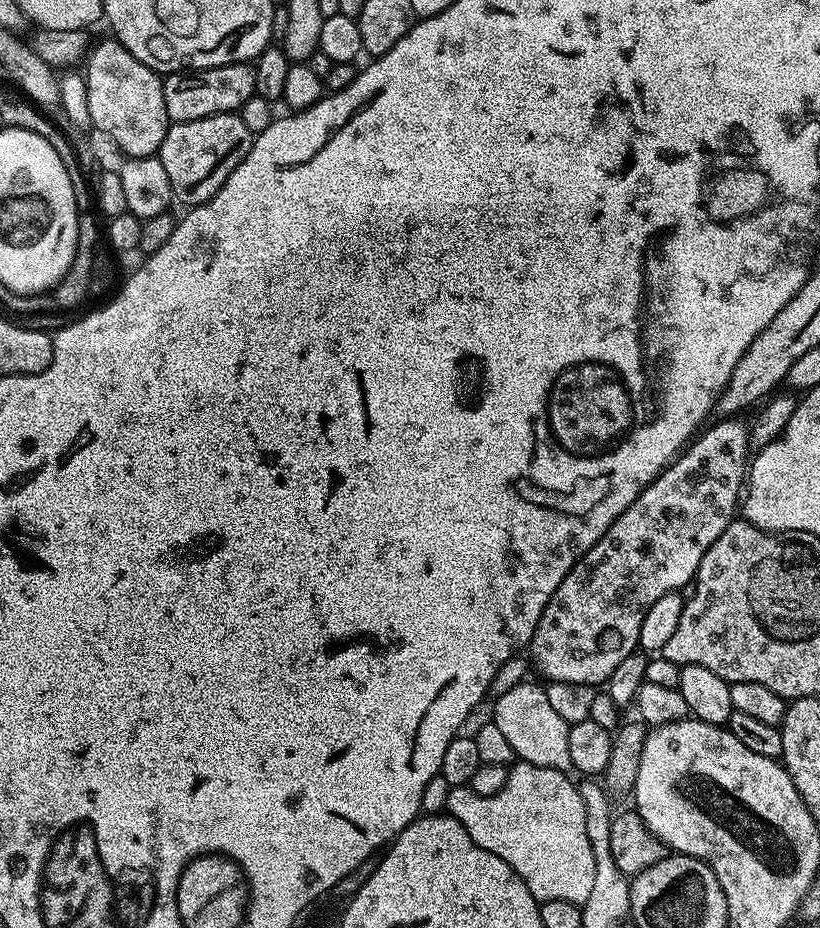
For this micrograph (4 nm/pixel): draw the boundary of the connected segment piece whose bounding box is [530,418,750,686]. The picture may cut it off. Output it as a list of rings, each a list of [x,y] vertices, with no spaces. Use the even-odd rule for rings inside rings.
[[[724,418],[721,424],[716,424],[713,428],[708,428],[700,437],[693,439],[659,473],[658,476],[637,496],[636,501],[622,513],[610,526],[610,530],[606,530],[606,534],[598,543],[590,549],[586,555],[582,557],[577,564],[574,564],[566,574],[566,578],[562,578],[562,582],[558,586],[558,590],[554,590],[552,597],[546,602],[546,606],[542,610],[542,618],[538,618],[538,626],[532,635],[532,643],[530,651],[532,651],[532,660],[536,663],[536,668],[545,676],[548,682],[582,682],[583,684],[591,684],[593,686],[603,685],[610,678],[610,674],[614,674],[614,670],[618,667],[618,662],[622,662],[622,658],[626,658],[632,652],[637,651],[640,643],[640,631],[642,630],[642,618],[646,618],[646,614],[650,610],[650,606],[654,606],[654,602],[658,602],[658,598],[662,598],[666,594],[677,590],[684,590],[684,587],[691,585],[696,578],[696,572],[700,568],[702,558],[706,554],[706,550],[710,550],[710,546],[722,534],[722,530],[726,530],[726,526],[732,523],[738,512],[738,501],[742,496],[742,485],[746,480],[746,456],[744,454],[750,448],[750,432],[747,427],[744,428],[738,424],[737,419]]]

